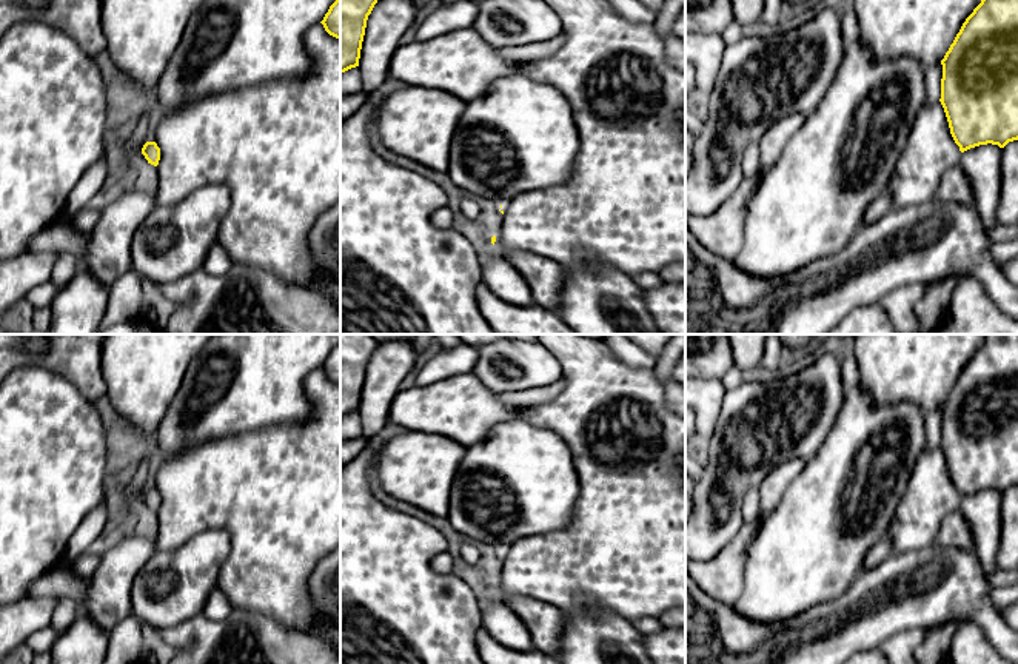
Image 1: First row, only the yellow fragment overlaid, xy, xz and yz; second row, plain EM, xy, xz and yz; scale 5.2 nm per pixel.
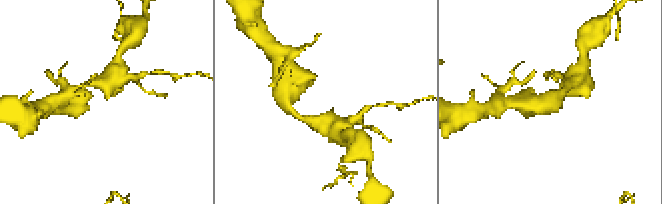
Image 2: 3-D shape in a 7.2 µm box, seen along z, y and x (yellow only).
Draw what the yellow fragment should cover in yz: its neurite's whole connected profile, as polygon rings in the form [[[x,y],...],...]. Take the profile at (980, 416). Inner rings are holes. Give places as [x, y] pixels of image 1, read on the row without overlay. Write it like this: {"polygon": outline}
{"polygon": [[[986,334],[941,410],[939,447],[961,498],[1018,485],[1018,334]]]}

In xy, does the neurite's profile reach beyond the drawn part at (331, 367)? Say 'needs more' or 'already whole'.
already whole

